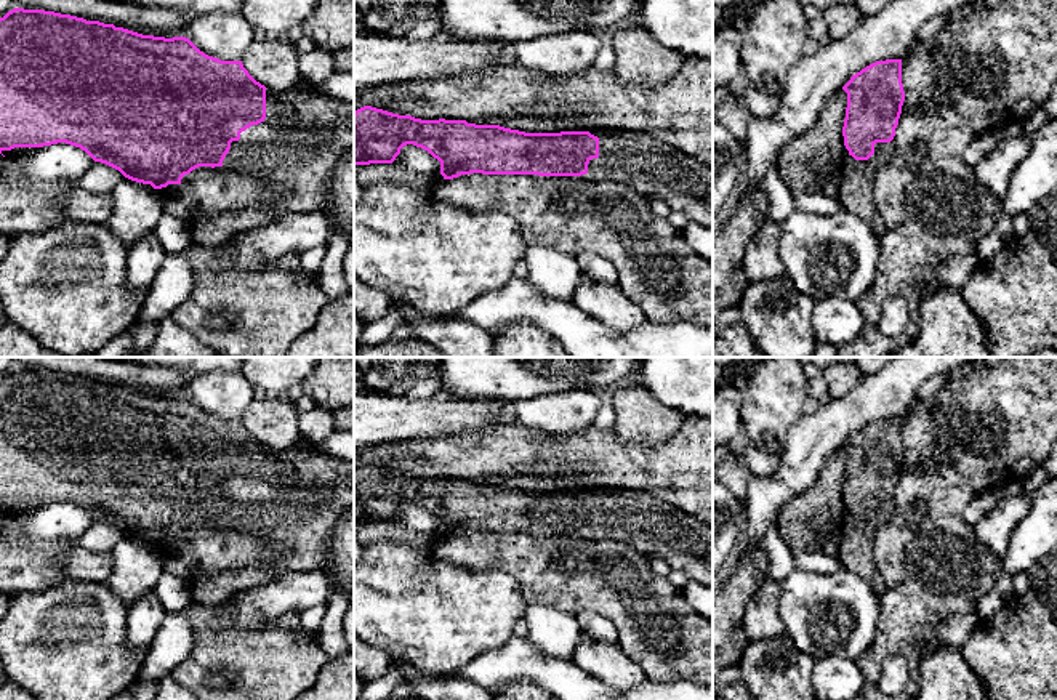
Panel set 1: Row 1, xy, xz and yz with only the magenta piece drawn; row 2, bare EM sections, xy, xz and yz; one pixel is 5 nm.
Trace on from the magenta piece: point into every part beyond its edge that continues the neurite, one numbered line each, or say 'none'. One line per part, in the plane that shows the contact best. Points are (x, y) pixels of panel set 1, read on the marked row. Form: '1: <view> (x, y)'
1: xy (305, 133)

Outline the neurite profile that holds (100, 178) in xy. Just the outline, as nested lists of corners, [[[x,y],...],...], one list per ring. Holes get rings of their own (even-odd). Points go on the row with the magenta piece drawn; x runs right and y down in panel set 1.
[[[93,162],[78,181],[82,189],[101,195],[111,194],[123,178],[119,170],[101,162]]]

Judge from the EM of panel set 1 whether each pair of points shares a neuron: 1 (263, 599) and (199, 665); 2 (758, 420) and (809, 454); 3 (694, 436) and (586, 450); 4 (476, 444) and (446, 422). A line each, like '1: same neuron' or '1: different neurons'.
1: different neurons
2: different neurons
3: same neuron
4: different neurons

